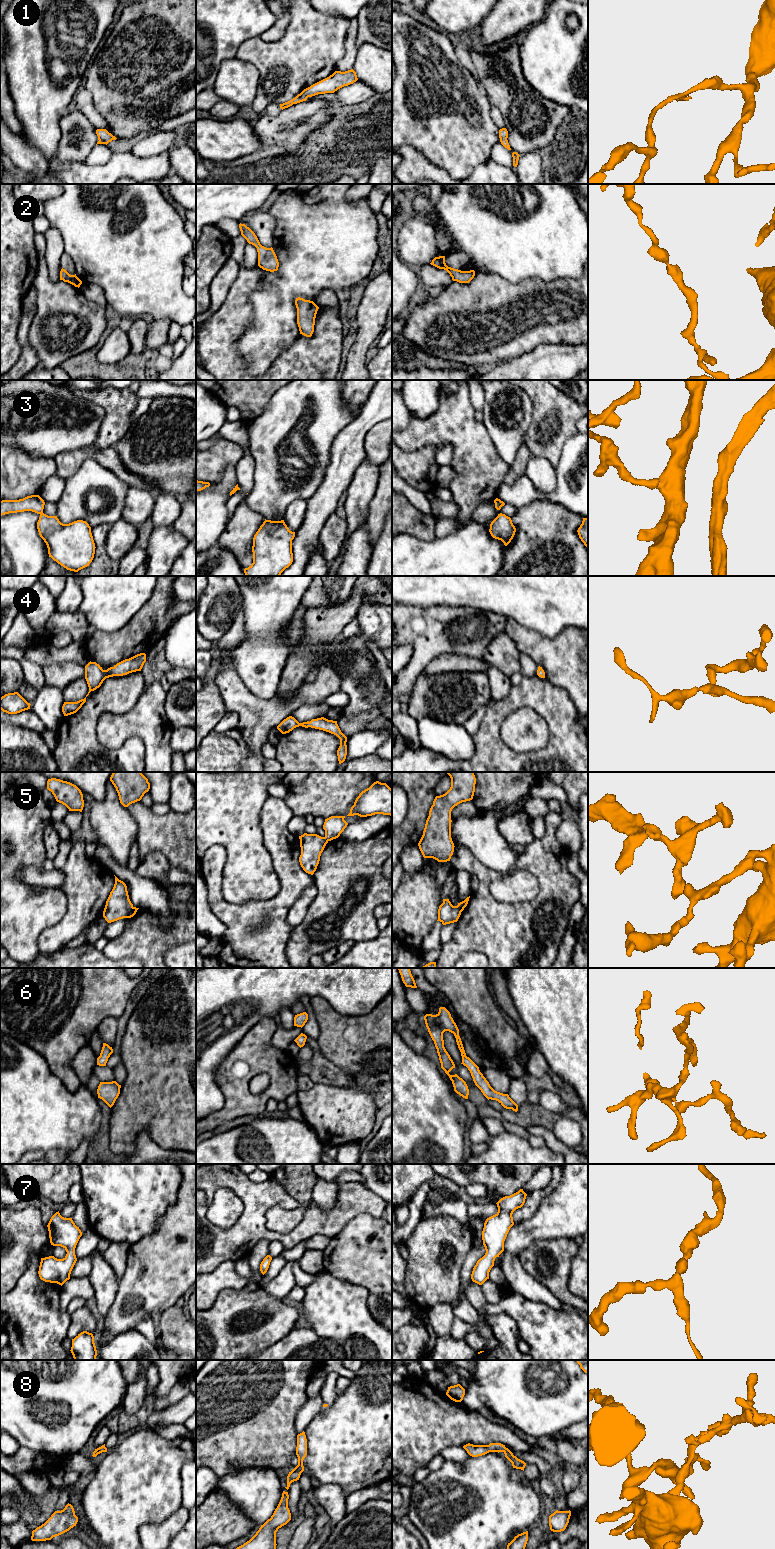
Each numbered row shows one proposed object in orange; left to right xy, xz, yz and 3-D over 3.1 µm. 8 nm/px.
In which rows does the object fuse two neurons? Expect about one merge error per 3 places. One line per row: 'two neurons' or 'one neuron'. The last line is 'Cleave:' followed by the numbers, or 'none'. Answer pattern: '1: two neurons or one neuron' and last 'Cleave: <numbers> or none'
1: one neuron
2: one neuron
3: two neurons
4: one neuron
5: two neurons
6: one neuron
7: one neuron
8: one neuron
Cleave: 3, 5

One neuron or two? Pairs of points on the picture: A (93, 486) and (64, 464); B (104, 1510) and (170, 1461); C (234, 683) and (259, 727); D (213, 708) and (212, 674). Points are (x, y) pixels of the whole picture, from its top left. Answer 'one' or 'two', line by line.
A: two
B: one
C: one
D: one

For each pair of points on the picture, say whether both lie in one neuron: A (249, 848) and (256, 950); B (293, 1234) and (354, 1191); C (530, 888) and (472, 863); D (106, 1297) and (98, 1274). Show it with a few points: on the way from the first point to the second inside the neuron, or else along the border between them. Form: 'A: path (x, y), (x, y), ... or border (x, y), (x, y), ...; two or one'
A: border (280, 889), (274, 896), (259, 901); two
B: path (309, 1226), (314, 1222), (327, 1222), (342, 1207); one
C: border (501, 875), (490, 885), (492, 897); two
D: path (106, 1291), (106, 1284), (103, 1280); one

